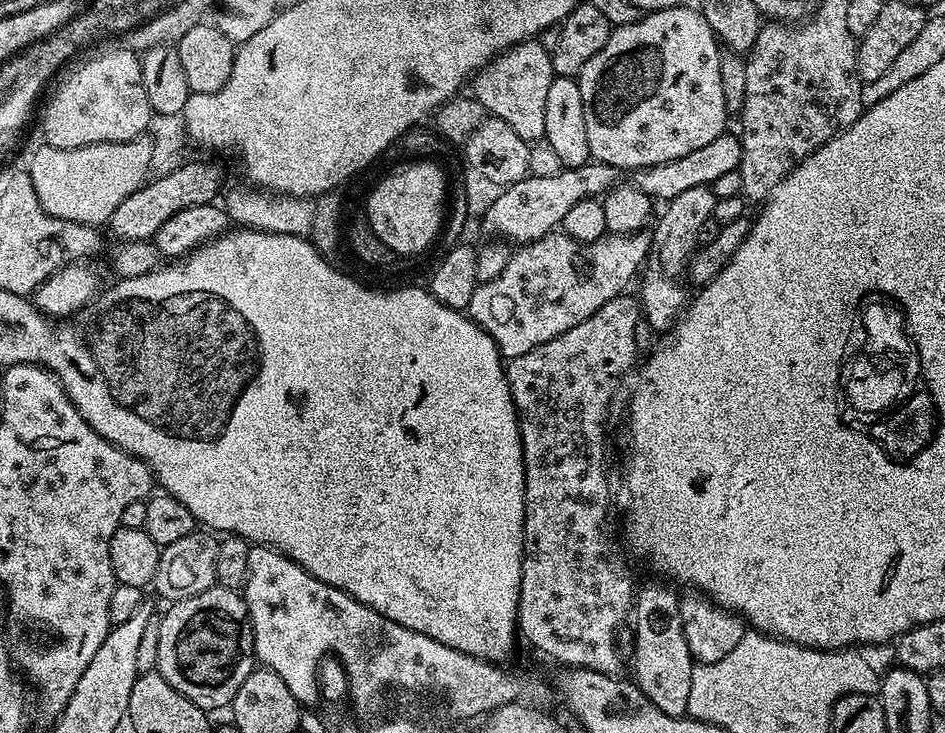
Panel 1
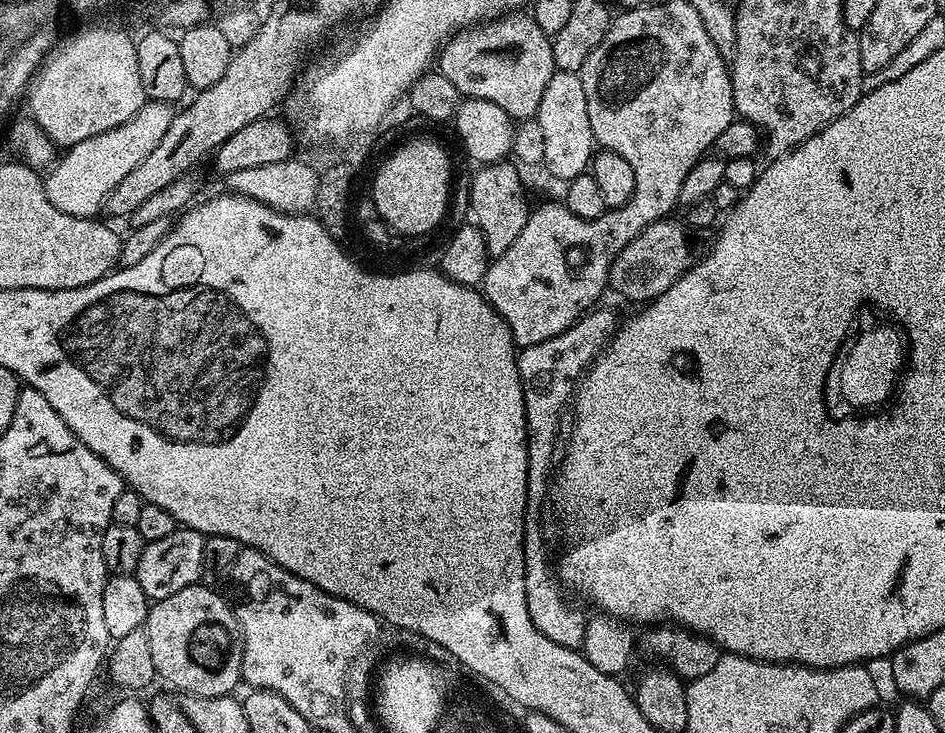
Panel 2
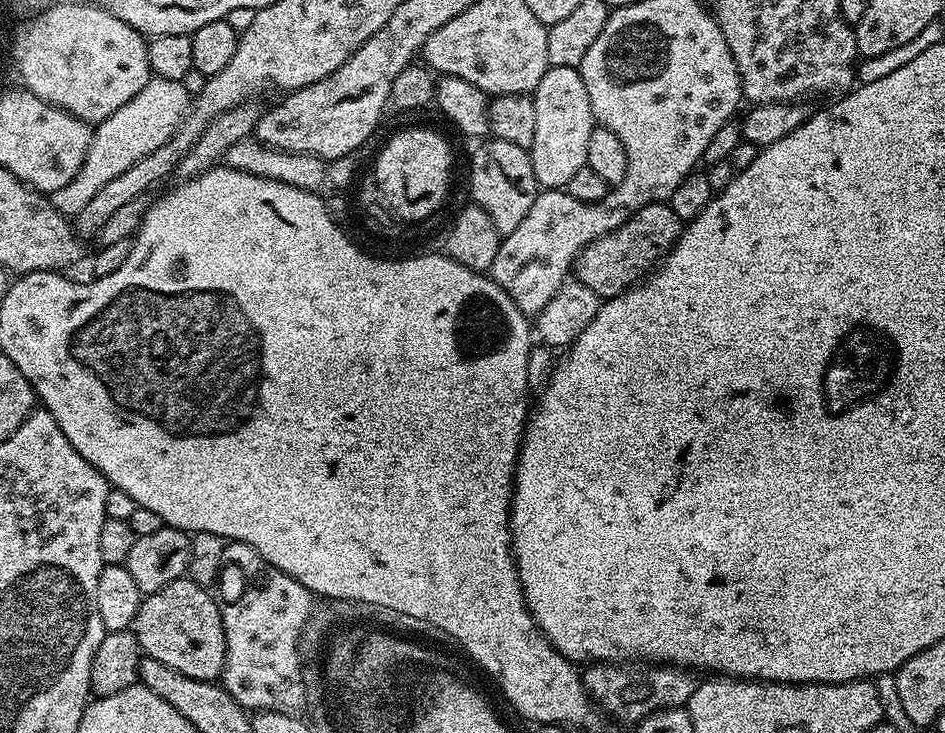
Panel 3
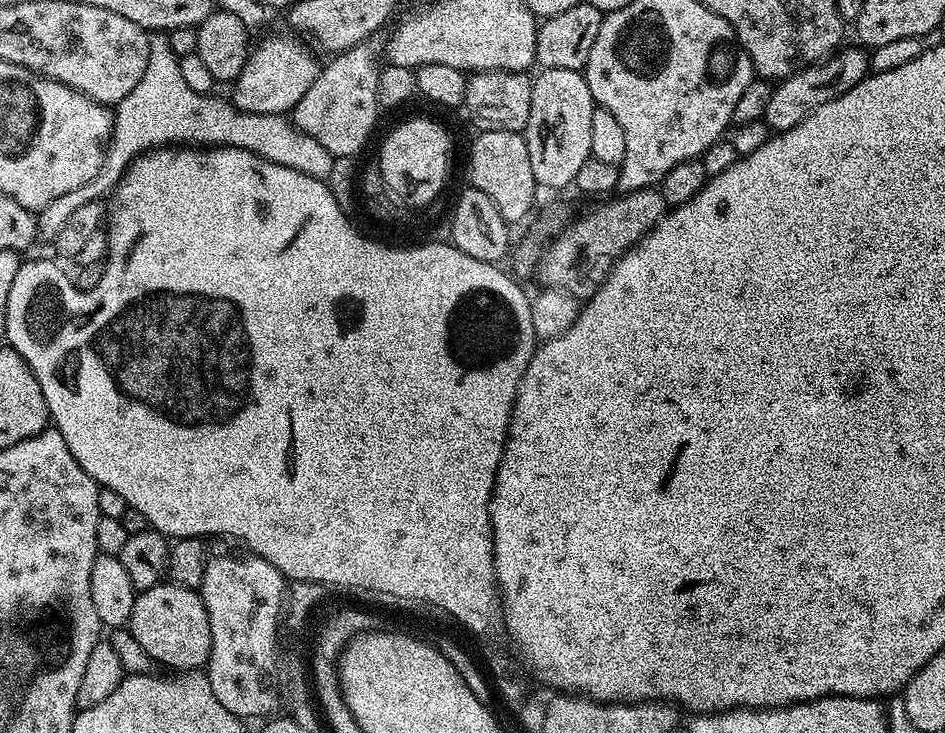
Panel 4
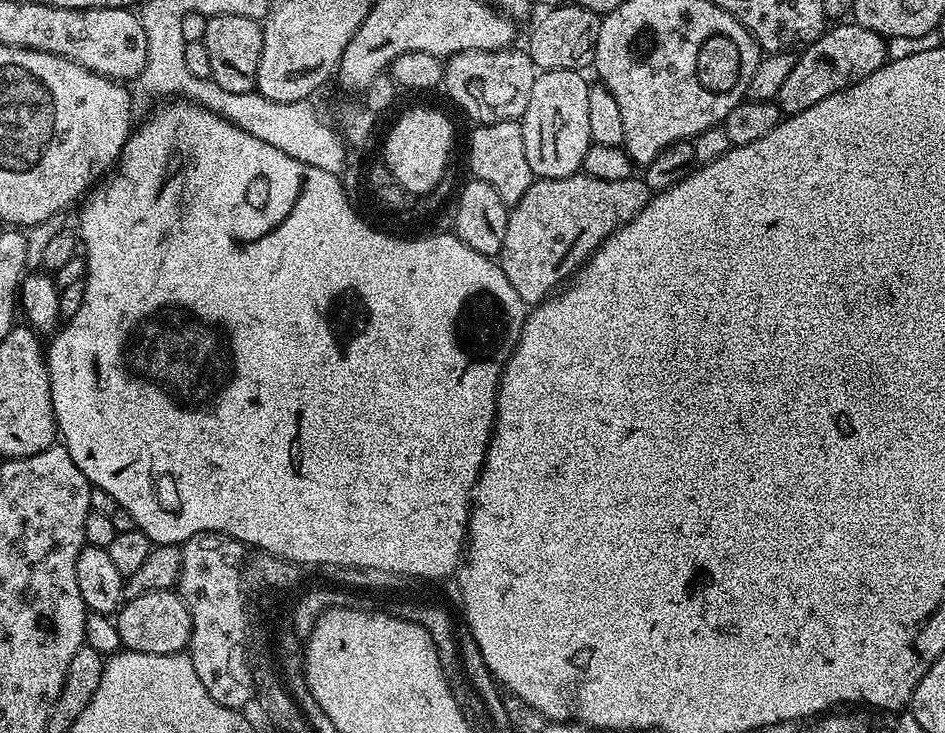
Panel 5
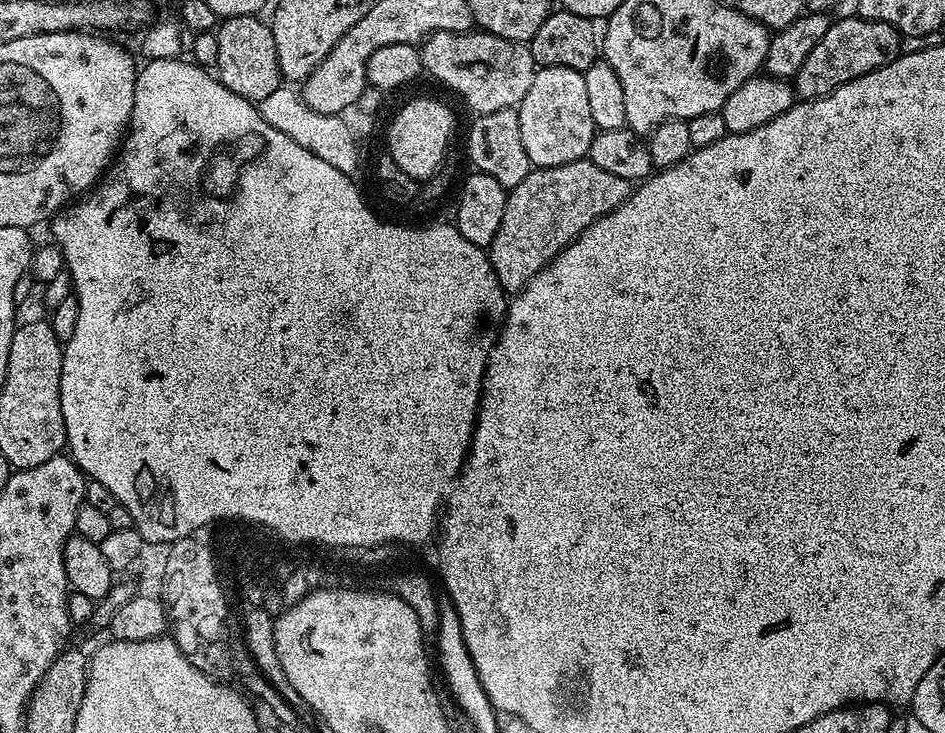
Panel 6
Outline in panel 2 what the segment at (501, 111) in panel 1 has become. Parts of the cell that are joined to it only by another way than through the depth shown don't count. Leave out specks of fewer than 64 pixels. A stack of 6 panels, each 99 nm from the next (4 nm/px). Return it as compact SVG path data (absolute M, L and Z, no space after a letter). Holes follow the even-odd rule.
M512 10L494 20L485 20L482 24L457 32L438 53L438 70L459 90L461 97L494 102L506 110L513 121L523 122L535 117L538 106L542 106L542 93L550 78L558 71L552 53L549 33L543 32L531 14Z

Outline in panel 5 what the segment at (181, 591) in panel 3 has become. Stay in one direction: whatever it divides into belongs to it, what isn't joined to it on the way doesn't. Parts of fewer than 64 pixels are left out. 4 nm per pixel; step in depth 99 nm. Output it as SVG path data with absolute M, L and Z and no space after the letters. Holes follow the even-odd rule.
M175 591L151 592L142 594L133 600L124 600L114 616L118 638L127 651L141 652L142 654L174 654L184 652L190 642L192 633L192 615L186 602Z

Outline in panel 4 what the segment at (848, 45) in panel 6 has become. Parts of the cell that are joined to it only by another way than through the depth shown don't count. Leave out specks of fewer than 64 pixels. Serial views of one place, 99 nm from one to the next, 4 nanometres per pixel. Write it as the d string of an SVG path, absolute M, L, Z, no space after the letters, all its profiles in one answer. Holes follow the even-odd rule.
M841 47L833 52L827 60L810 64L807 68L799 68L793 76L779 81L772 89L770 102L764 111L763 121L769 133L785 132L798 126L798 122L802 122L811 112L818 110L818 106L822 106L826 102L846 94L846 90L858 86L858 82L862 82L865 76L869 75L870 56L863 47L855 47Z

